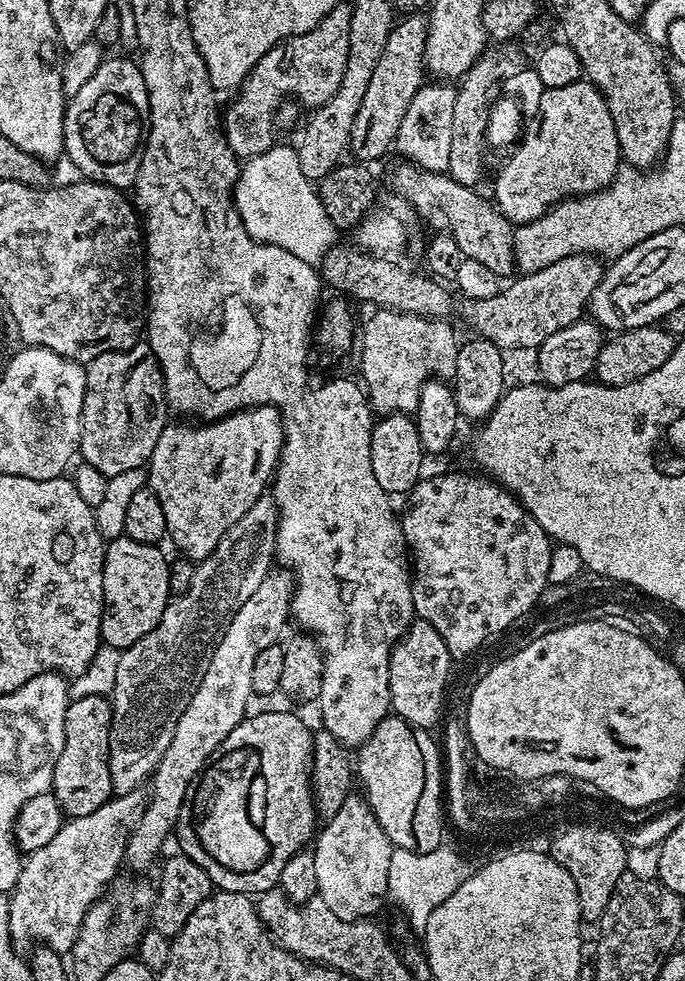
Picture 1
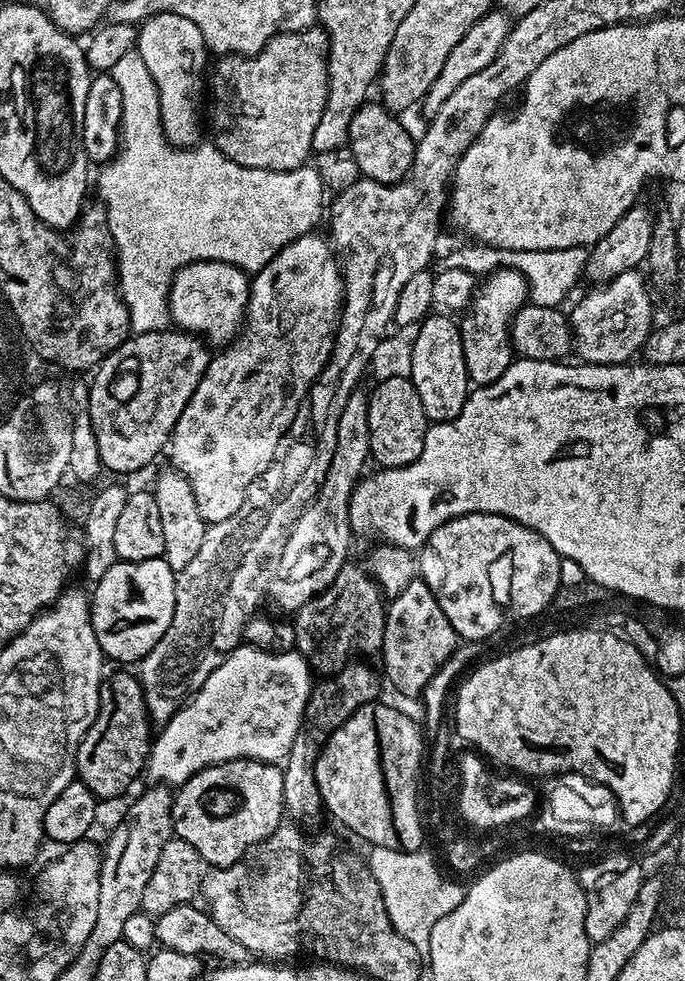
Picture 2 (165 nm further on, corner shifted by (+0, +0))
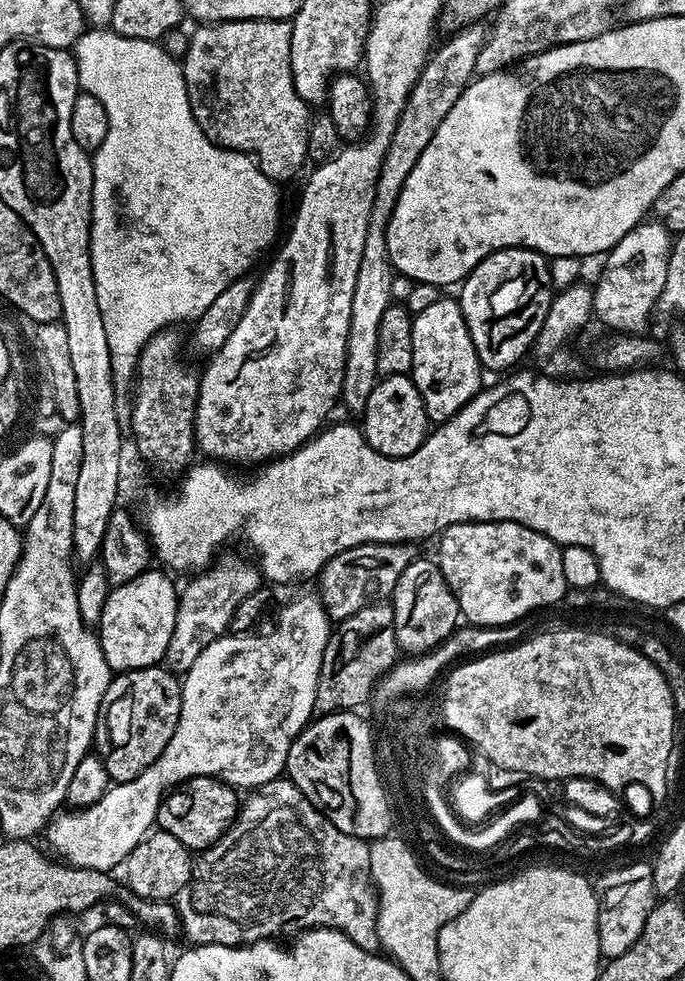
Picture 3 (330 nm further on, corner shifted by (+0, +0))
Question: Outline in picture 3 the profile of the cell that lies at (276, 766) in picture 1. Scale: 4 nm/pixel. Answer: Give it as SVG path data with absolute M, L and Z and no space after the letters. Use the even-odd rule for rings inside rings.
M192 776L164 797L158 806L156 824L159 831L174 834L174 838L178 838L178 842L190 850L203 850L231 826L237 811L238 792L232 785L215 780L213 776Z

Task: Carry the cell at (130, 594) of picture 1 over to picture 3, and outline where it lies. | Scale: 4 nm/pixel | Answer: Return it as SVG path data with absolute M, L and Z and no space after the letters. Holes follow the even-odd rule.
M155 570L145 572L129 584L115 585L109 591L102 606L98 635L104 648L104 657L113 673L161 663L168 649L170 634L174 634L177 599L177 585L172 585L168 577L159 576Z

